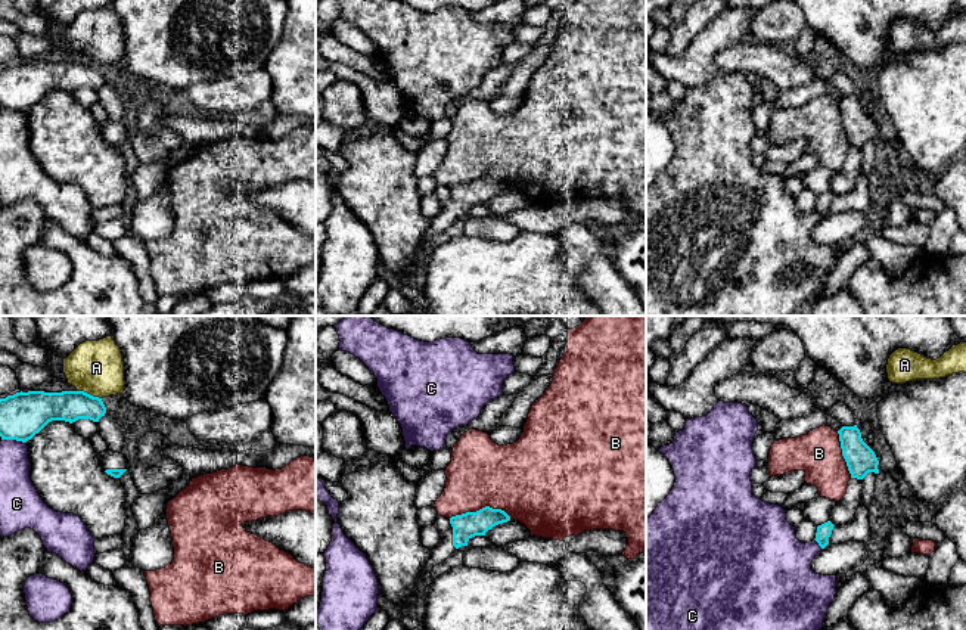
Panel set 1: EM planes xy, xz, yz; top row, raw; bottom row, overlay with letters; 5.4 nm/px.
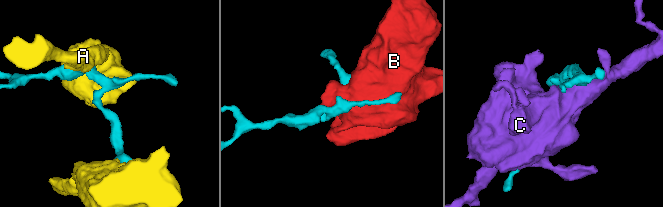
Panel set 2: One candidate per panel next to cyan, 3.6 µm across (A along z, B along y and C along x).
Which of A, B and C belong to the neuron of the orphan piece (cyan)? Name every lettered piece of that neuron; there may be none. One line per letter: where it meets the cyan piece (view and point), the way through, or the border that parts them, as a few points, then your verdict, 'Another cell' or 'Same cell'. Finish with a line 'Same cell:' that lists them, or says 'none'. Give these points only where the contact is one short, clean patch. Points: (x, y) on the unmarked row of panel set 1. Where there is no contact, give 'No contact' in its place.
A: Touches cyan at xy (89, 64). Another cell
B: Touches cyan at xz (480, 179). Another cell
C: Touches cyan at xy (14, 108). Another cell
Same cell: none

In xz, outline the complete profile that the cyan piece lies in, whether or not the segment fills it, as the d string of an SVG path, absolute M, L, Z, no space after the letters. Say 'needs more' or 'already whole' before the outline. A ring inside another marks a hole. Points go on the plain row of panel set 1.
needs more; M485 176L476 181L466 181L450 187L448 199L441 204L439 212L431 220L431 227L426 232L423 242L417 251L417 260L401 276L403 285L400 291L411 301L423 300L423 282L428 261L432 252L432 238L444 232L459 217L468 215L468 211L475 205L485 205L493 196L510 190L510 186L501 179Z

